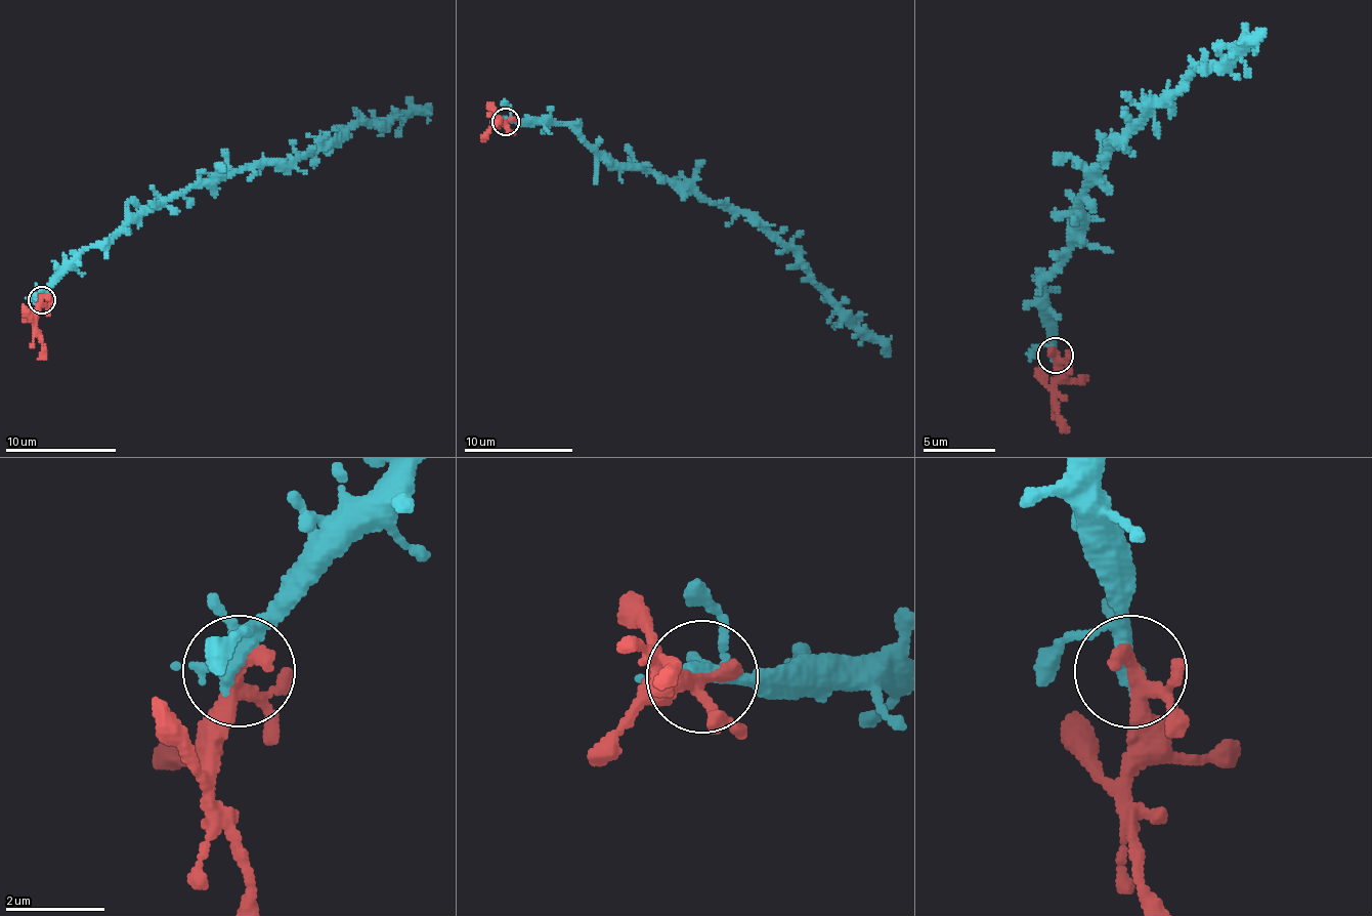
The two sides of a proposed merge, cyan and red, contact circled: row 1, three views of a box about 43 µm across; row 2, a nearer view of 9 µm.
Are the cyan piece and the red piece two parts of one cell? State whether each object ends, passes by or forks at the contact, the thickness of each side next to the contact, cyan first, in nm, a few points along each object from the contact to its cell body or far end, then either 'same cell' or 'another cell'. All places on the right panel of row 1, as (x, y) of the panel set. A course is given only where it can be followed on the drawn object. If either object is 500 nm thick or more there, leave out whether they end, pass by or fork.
cyan forks | red forks | 260/260 nm | cyan via (1055, 357), (1043, 282), (1079, 227), (1074, 210), (1109, 142), (1265, 29) | red via (1055, 357), (1058, 424), (1066, 432) | same cell

